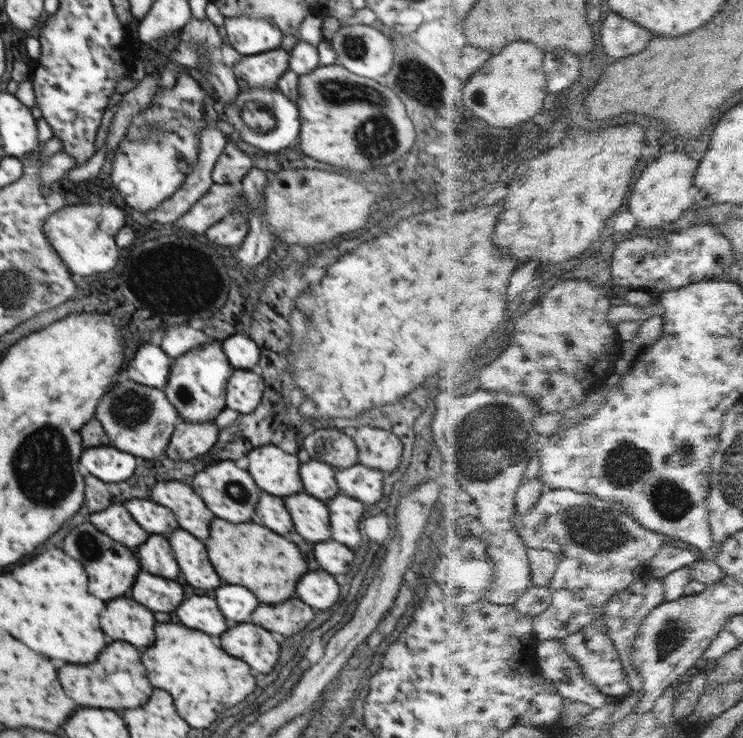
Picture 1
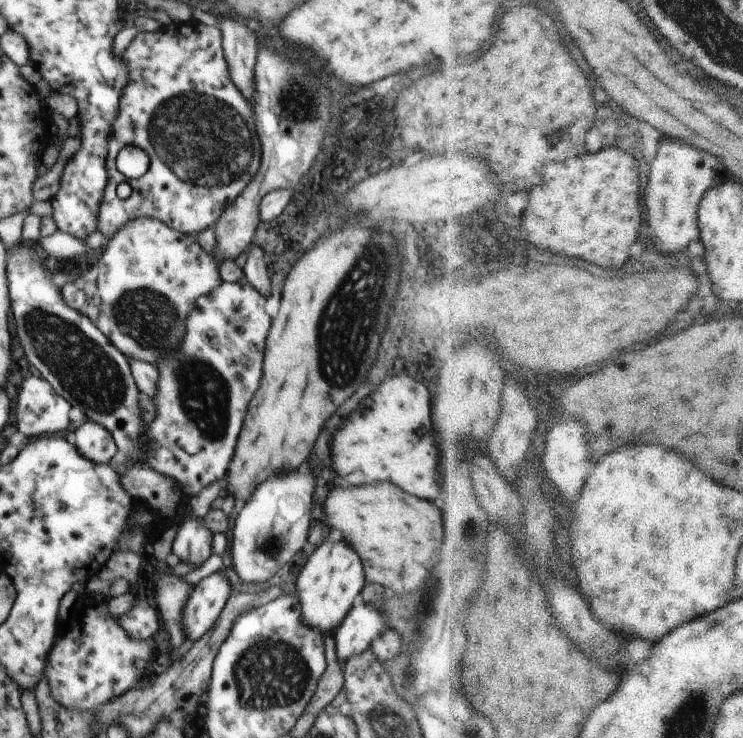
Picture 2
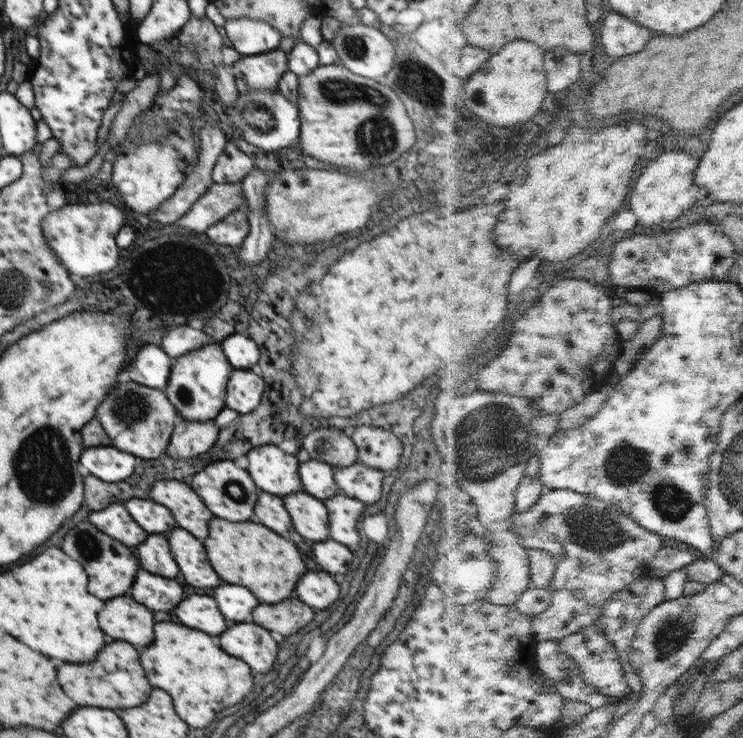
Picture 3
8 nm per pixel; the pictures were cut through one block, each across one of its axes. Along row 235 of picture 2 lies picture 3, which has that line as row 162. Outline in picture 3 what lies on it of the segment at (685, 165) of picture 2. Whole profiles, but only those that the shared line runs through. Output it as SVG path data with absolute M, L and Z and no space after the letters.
M674 150L650 164L640 182L636 184L632 196L632 209L636 210L640 217L639 224L656 226L667 220L678 220L686 210L690 210L705 194L704 188L696 183L700 163L700 158L694 158L690 152Z

